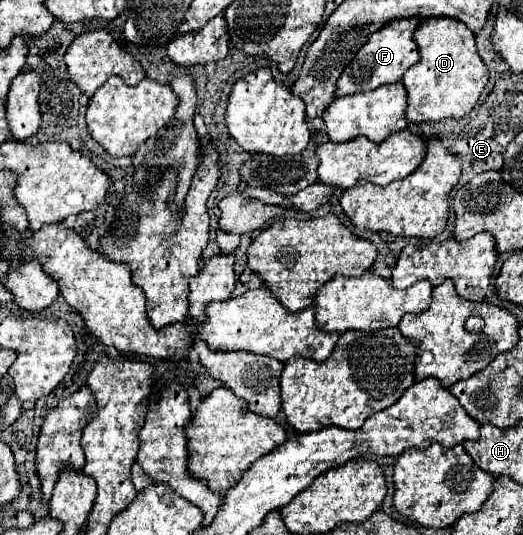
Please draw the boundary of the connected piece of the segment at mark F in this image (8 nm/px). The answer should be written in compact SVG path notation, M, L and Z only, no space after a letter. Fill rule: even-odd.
M406 17L406 19L394 19L388 21L382 29L370 35L366 45L356 53L352 63L342 71L338 79L336 95L350 95L360 91L372 91L384 83L396 83L402 79L402 75L418 63L418 47L414 43L414 31L420 25L420 17Z

